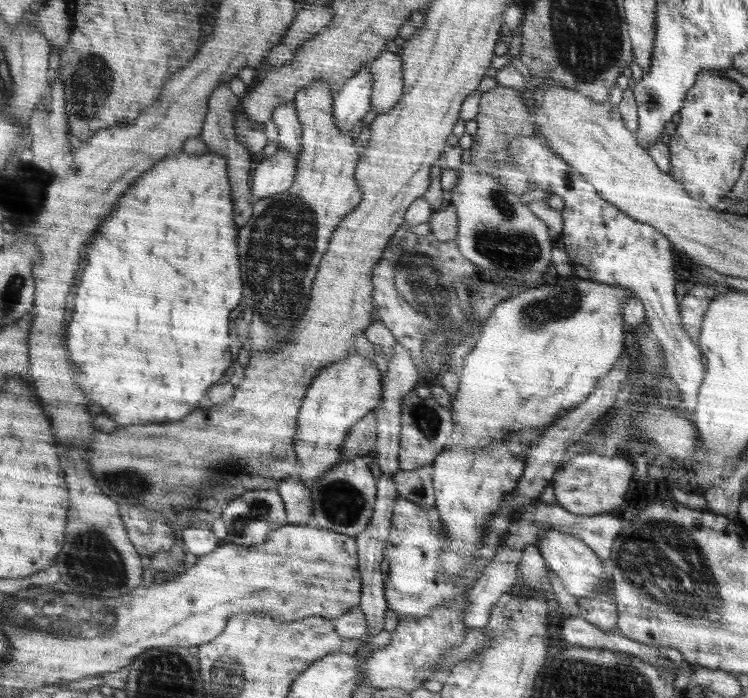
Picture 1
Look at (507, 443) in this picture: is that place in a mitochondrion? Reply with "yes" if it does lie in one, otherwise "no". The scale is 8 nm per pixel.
no

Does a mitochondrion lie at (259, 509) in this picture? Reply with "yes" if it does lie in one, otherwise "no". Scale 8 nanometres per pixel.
yes

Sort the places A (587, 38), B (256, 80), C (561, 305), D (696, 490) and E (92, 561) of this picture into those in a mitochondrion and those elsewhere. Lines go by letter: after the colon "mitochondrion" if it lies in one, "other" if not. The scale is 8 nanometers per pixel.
A: mitochondrion
B: other
C: mitochondrion
D: other
E: mitochondrion

